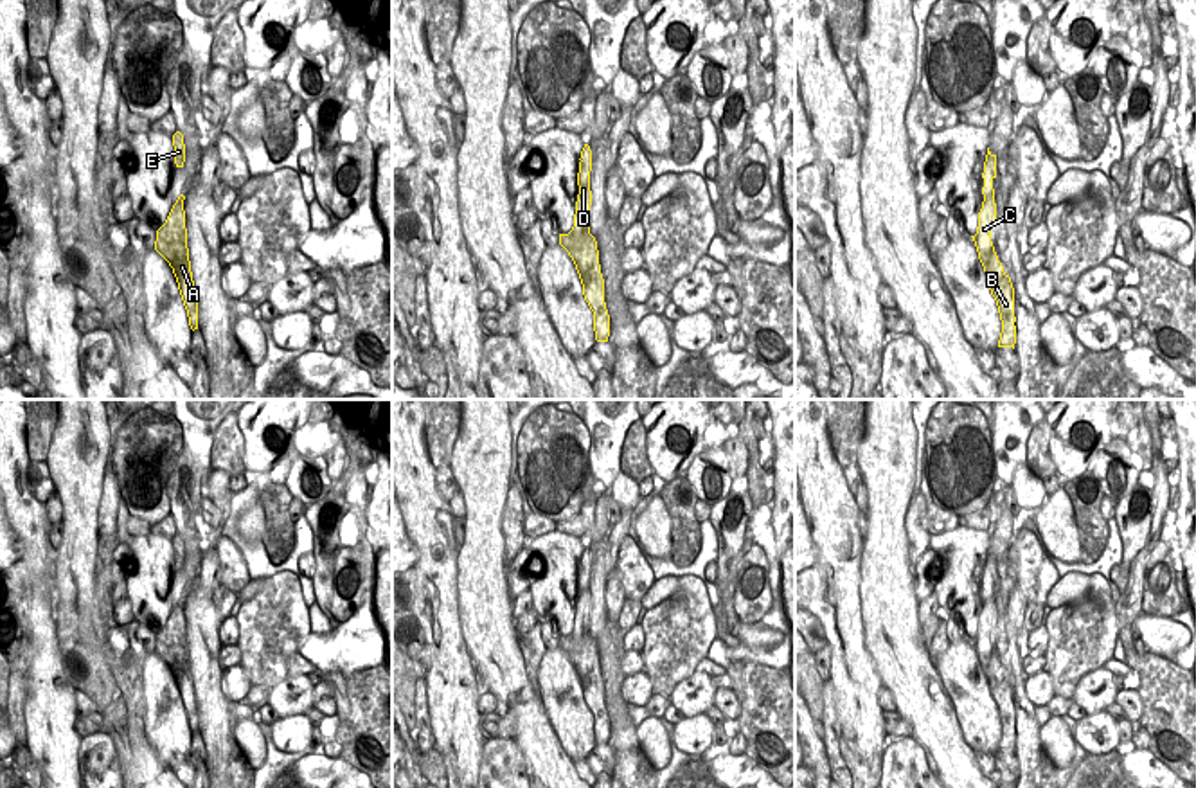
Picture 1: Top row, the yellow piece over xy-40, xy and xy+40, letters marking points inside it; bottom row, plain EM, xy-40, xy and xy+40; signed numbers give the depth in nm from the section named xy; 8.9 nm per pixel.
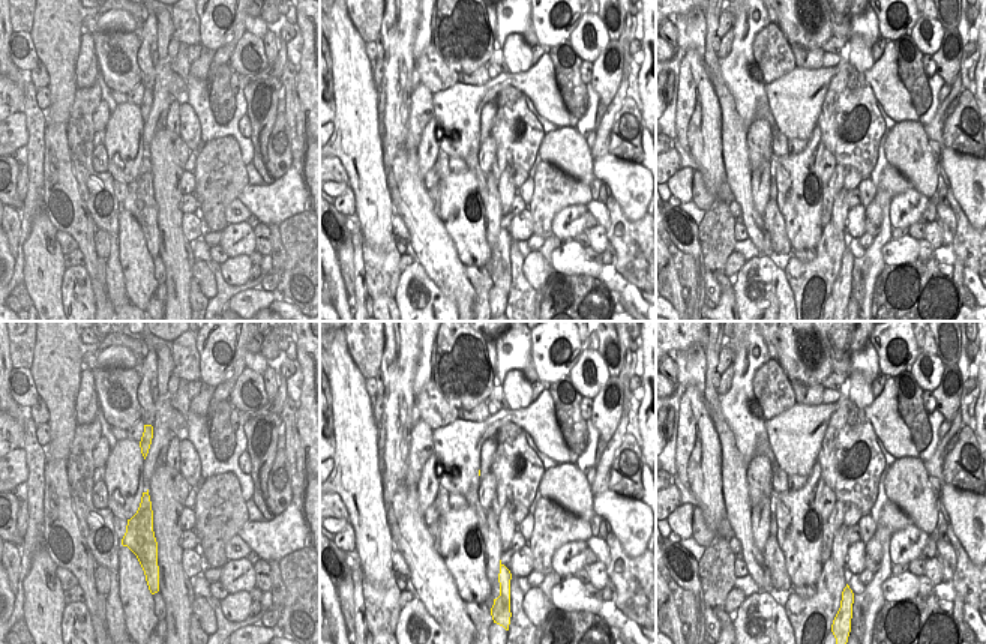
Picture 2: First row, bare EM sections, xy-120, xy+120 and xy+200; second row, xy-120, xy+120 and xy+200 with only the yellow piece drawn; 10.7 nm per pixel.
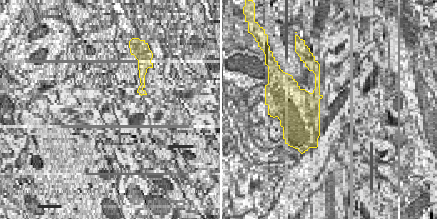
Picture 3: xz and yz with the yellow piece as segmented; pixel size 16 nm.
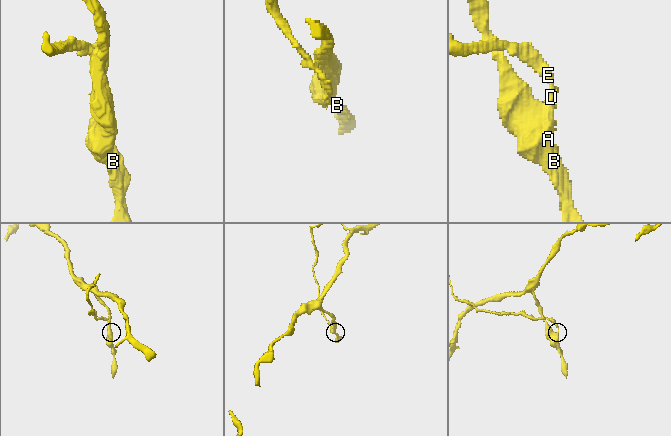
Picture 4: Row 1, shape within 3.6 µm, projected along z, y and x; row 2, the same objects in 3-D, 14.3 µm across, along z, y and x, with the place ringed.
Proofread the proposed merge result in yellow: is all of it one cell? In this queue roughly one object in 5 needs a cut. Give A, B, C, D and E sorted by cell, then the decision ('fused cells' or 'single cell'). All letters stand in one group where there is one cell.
A B C / D E; fused cells

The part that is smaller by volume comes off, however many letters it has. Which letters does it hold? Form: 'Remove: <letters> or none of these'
Remove: D, E

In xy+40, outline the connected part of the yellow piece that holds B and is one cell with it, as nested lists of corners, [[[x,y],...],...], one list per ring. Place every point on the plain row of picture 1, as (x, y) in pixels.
[[[982,604],[982,612],[978,615],[977,637],[971,640],[975,644],[978,662],[987,678],[989,693],[996,703],[1000,723],[1002,723],[998,750],[1014,752],[1014,747],[1016,747],[1014,691],[1013,691],[1011,680],[1004,675],[1004,669],[998,664],[998,658],[991,644],[991,631],[995,624],[996,624],[995,612],[989,612],[987,604]]]

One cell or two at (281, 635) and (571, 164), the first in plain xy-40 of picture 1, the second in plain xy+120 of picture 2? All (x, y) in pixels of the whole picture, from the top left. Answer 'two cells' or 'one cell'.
two cells

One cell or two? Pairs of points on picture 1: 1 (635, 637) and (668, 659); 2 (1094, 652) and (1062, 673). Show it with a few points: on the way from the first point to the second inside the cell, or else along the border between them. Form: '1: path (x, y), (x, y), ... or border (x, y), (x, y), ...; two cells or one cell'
1: border (641, 625), (642, 652); two cells
2: path (1087, 652), (1069, 666); one cell

